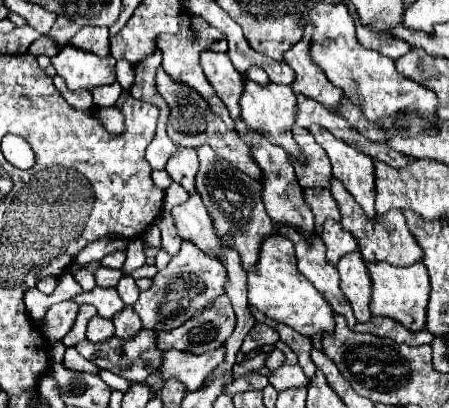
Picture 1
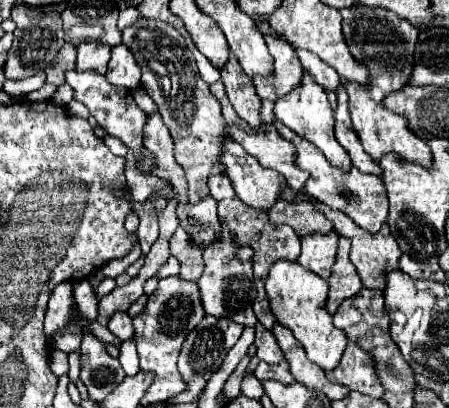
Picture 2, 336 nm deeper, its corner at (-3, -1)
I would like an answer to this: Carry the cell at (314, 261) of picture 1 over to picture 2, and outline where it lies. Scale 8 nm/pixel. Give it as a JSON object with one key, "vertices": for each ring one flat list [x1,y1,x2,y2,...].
{"vertices":[[233,140,225,142,221,162,227,168,227,176,231,178,237,196,247,206,269,212,269,208,281,200,281,194,287,188,283,176,279,176,275,170,263,168,255,156,249,156]]}

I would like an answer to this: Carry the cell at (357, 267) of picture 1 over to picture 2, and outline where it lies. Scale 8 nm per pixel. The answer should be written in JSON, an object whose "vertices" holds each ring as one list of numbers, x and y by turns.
{"vertices":[[339,238,339,250,337,250,337,262,333,266,331,278,329,278,329,300,327,300,327,312,335,314,339,304,355,292,361,292,363,284,355,272,355,266,349,260,349,240]]}

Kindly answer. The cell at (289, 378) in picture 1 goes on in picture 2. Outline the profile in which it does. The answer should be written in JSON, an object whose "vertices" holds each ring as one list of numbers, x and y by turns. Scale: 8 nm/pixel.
{"vertices":[[261,324,255,326,255,346,257,346,259,360,263,360,267,364,281,364,285,360,273,332,265,330]]}

